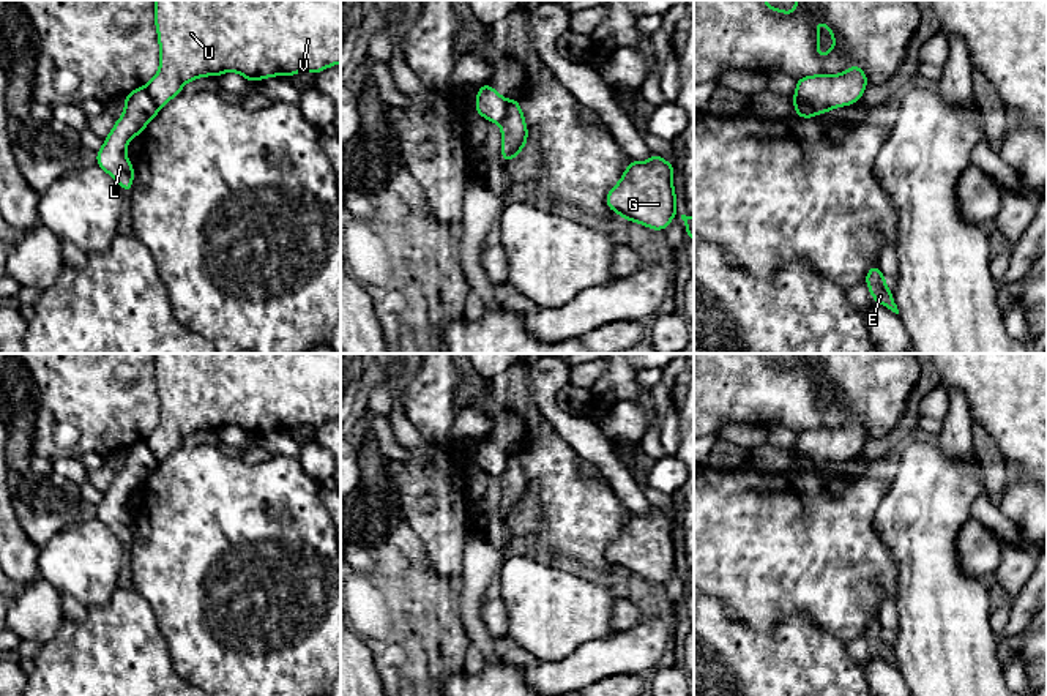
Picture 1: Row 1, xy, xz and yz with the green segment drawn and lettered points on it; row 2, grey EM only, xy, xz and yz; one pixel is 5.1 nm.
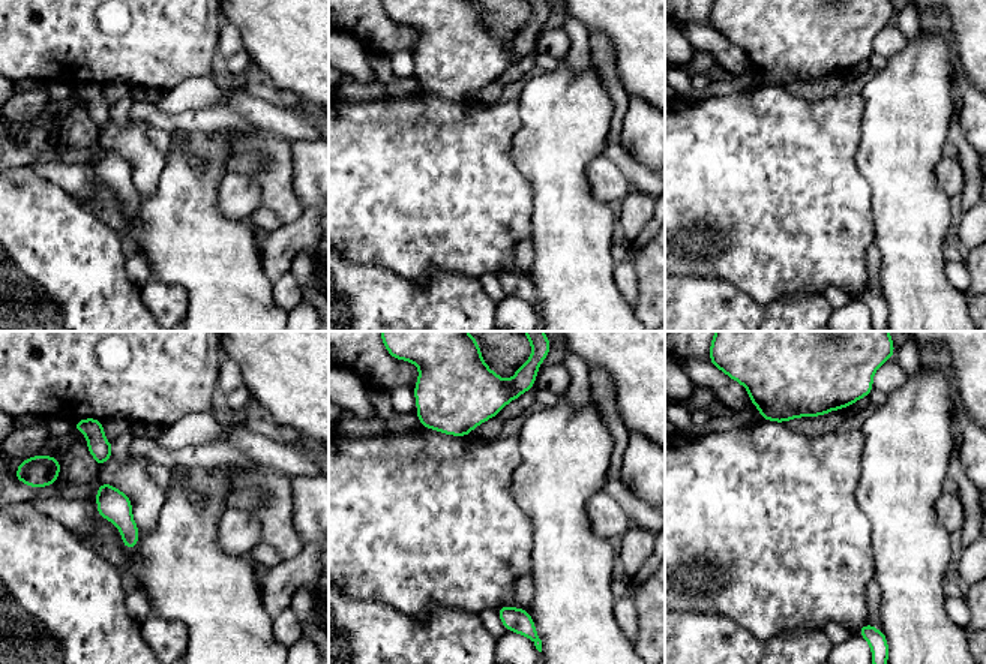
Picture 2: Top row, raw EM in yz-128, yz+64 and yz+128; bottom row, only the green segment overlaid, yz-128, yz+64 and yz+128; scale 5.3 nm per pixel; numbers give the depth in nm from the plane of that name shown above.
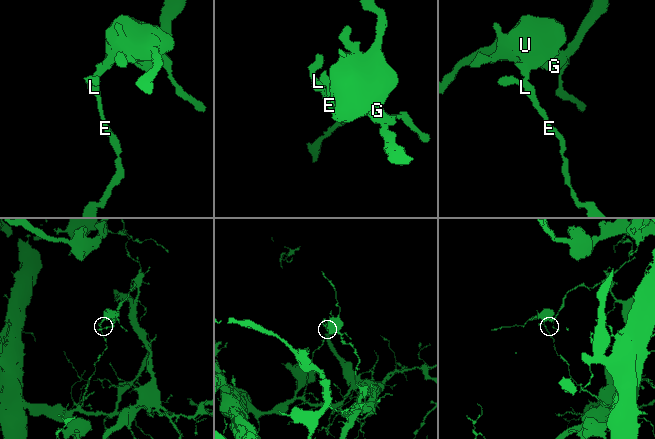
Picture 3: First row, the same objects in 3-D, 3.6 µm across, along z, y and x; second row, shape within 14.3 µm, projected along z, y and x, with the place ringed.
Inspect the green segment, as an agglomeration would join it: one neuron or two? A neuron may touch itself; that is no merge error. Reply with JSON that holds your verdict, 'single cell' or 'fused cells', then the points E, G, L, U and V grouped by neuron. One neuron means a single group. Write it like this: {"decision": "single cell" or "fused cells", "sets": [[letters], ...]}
{"decision": "fused cells", "sets": [["E", "L"], ["G", "U", "V"]]}

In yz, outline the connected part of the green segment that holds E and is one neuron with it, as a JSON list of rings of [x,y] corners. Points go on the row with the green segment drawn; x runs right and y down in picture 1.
[[[870,265],[864,281],[870,290],[872,300],[899,314],[892,294],[878,265]]]

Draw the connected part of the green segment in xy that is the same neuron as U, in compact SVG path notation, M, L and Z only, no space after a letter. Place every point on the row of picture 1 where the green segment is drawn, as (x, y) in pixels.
M155 0L155 24L159 41L159 69L155 77L145 85L150 98L158 107L166 106L173 96L181 93L181 87L197 77L221 76L235 71L251 82L271 76L293 76L300 71L320 71L341 63L341 0Z

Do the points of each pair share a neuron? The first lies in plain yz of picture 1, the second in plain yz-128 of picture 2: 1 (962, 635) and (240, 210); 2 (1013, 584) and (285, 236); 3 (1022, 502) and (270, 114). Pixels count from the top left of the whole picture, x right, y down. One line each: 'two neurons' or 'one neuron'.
1: two neurons
2: two neurons
3: two neurons

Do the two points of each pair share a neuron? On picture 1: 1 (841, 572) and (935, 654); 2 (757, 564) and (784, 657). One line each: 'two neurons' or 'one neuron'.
1: two neurons
2: two neurons

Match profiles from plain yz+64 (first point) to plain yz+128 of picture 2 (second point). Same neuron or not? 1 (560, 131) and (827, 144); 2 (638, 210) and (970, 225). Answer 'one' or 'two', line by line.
1: two
2: one

